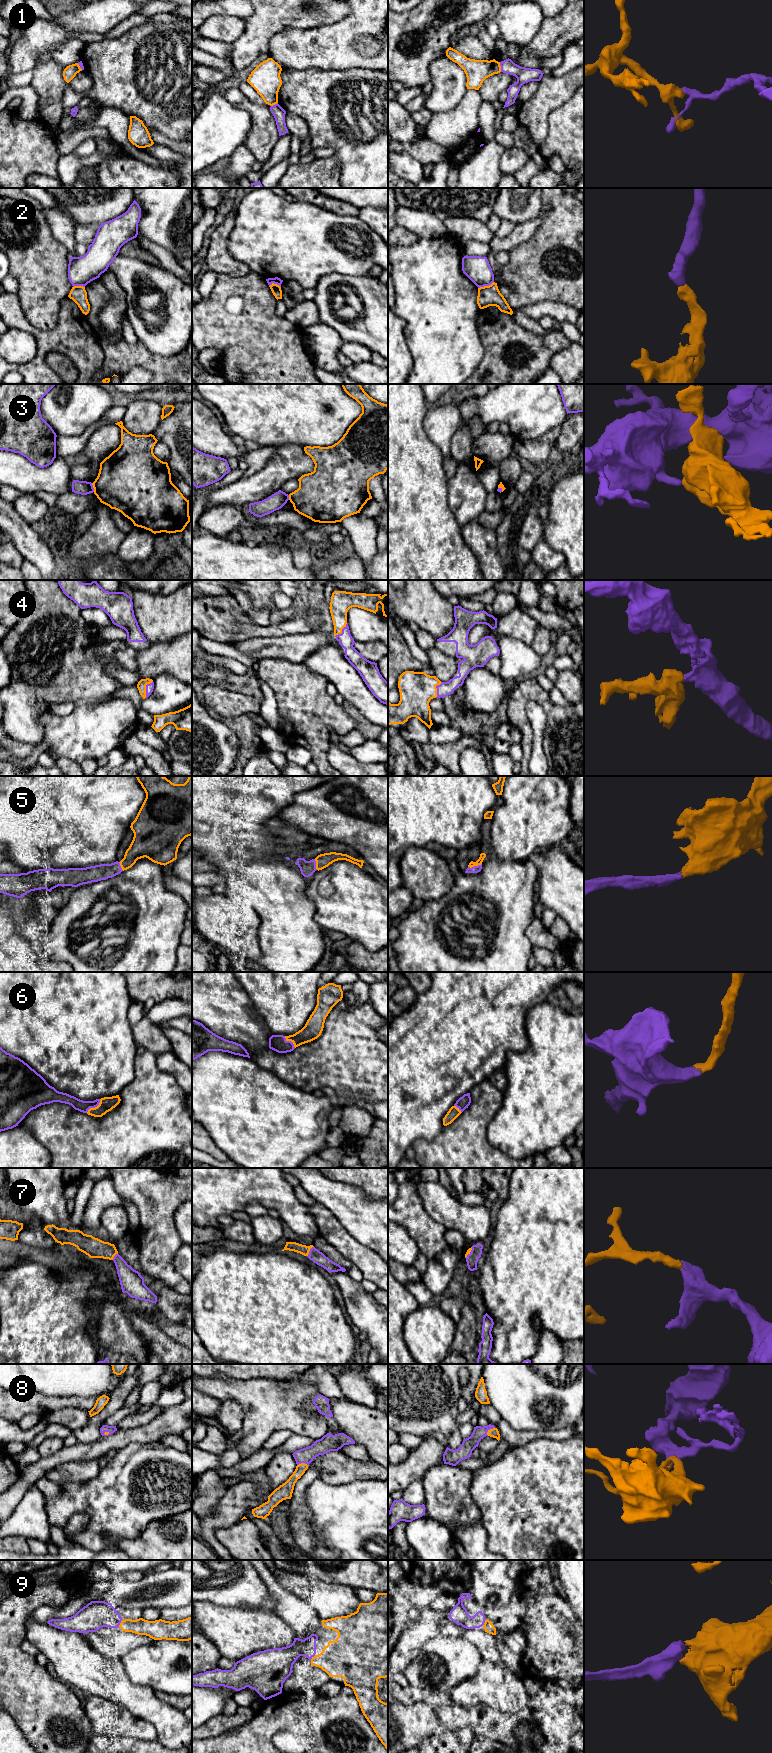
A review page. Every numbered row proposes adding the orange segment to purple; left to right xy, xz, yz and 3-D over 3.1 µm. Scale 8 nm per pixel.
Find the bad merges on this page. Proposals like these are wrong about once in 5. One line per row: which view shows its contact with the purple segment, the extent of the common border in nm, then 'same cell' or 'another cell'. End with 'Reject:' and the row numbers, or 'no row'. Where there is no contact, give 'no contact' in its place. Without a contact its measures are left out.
1: meets purple in yz; contact 80 nm long; another cell
2: meets purple in yz; contact 140 nm long; another cell
3: meets purple in xy; contact 80 nm long; another cell
4: meets purple in xy; contact 150 nm long; same cell
5: meets purple in yz; contact 120 nm long; same cell
6: meets purple in xy; contact 160 nm long; same cell
7: meets purple in xz; contact 100 nm long; same cell
8: meets purple in xz; contact 100 nm long; same cell
9: meets purple in xy; contact 70 nm long; same cell
Reject: 1, 2, 3

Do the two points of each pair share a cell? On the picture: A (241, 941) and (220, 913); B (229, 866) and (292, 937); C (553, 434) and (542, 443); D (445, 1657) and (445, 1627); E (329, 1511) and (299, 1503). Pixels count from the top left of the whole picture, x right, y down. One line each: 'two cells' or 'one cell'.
A: one cell
B: one cell
C: one cell
D: two cells
E: two cells

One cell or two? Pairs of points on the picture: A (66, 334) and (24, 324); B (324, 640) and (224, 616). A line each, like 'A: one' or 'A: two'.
A: one
B: two

